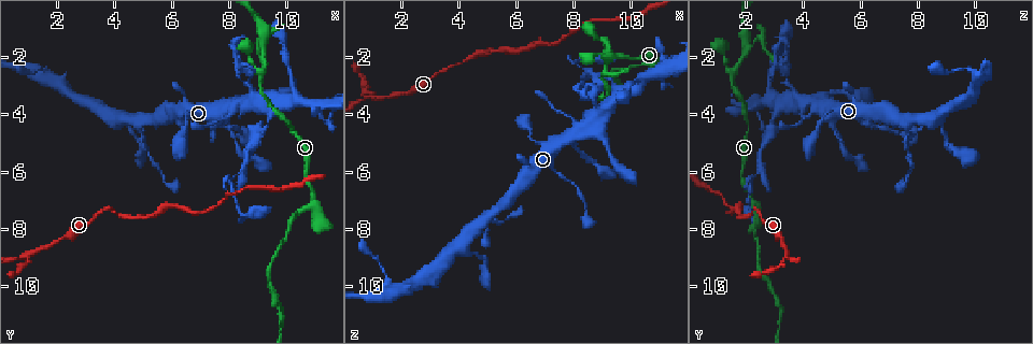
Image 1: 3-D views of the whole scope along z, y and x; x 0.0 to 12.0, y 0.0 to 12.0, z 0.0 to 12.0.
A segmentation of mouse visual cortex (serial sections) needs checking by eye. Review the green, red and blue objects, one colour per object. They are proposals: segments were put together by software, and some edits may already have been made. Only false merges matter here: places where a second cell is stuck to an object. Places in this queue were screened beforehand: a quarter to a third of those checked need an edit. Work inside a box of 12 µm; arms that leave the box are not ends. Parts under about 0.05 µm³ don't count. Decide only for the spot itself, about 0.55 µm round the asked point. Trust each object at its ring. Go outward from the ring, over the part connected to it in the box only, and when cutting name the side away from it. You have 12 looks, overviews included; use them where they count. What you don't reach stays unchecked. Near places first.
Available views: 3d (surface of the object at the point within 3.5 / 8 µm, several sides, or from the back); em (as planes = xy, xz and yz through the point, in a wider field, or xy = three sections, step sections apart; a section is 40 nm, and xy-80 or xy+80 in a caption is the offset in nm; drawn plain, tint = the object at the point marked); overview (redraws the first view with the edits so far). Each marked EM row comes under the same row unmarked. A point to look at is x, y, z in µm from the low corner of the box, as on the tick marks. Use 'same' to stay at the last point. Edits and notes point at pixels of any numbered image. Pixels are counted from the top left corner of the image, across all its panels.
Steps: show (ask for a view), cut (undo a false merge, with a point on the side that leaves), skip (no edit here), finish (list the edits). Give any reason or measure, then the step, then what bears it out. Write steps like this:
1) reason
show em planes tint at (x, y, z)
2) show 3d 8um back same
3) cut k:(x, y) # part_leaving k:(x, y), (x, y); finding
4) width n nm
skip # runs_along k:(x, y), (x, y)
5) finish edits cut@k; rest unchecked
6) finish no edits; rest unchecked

three-way junction
show em xy step 2 tint at (9.1, 2.6, 1.5)

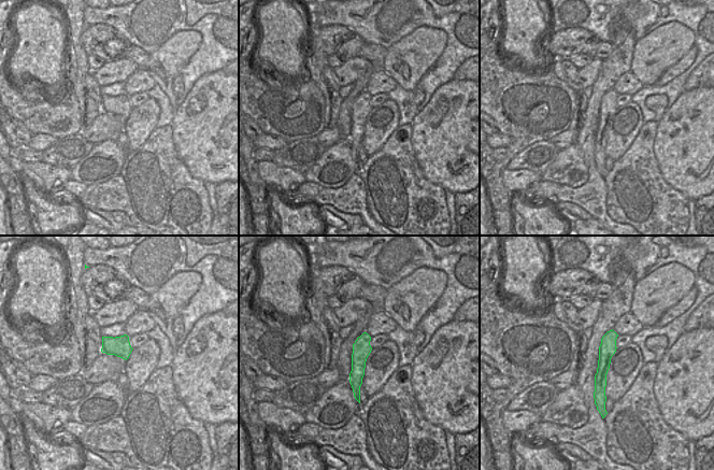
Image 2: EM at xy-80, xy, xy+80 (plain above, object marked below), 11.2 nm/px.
show 3d 3.5um back same

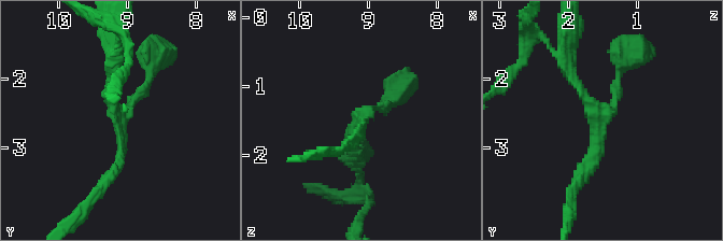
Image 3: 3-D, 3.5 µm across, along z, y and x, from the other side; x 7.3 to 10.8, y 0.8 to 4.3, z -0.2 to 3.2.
arms 3
skip # runs_along 2:(612, 333), (604, 355), (598, 402); continuous, no second cell

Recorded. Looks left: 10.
a narrow waist
show 3d 3.5um at (10.4, 7.6, 2.2)

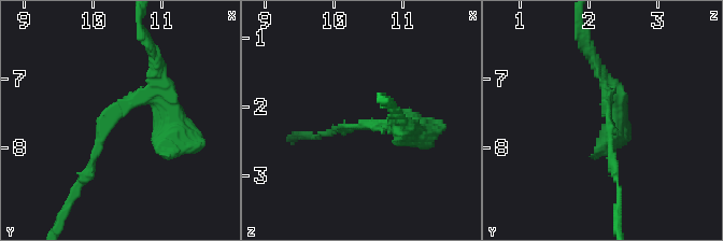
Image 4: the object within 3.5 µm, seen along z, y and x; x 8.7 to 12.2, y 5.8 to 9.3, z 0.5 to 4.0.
arm_widths 100, 200 nm; shape alone is not enough
show em xy step 2 tint at (10.25, 7.60, 2.25)

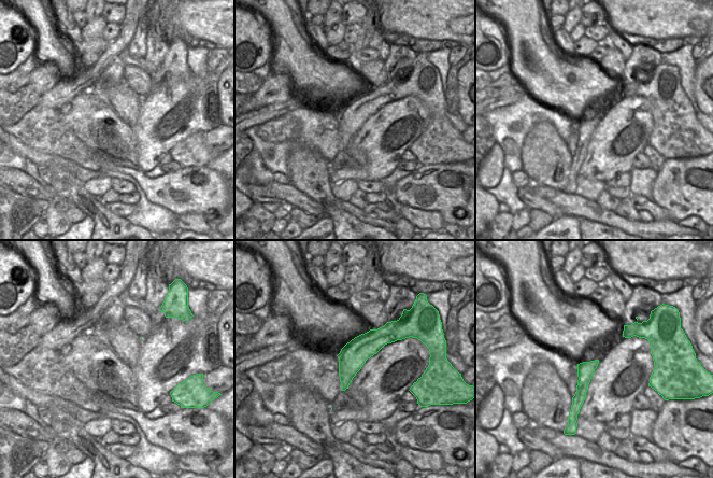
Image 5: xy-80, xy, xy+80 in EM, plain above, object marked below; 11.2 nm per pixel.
skip # runs_along 5:(395, 337), (376, 338), (343, 387); one cell here

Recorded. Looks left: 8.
small branch off a trunk
show 3d 3.5um at (7.8, 4.0, 4.8)

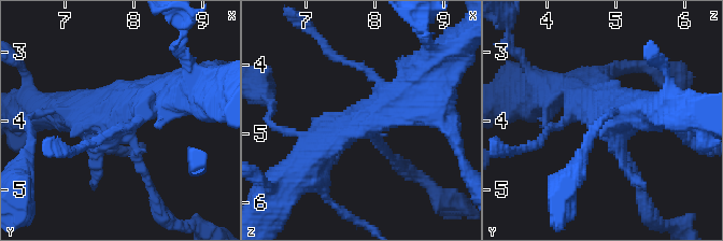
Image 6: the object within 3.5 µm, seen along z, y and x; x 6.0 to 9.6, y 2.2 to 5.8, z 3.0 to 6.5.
show em planes tint at (7.75, 3.95, 4.85)

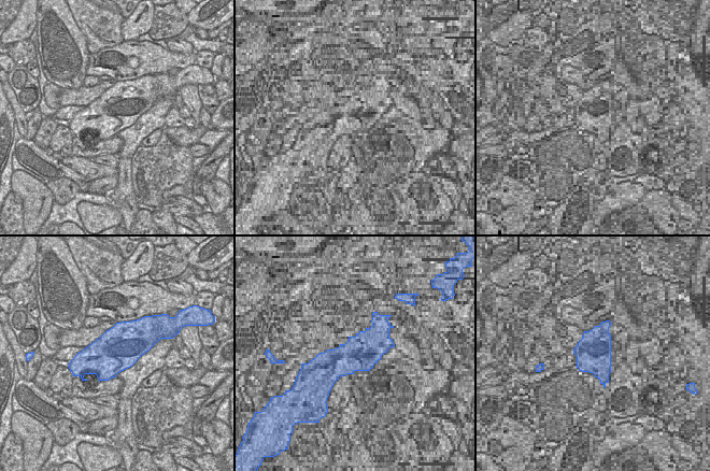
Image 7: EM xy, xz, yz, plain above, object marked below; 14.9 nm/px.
skip # runs_along 6:(305, 168), (411, 94); one cell here

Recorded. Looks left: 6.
thick turns thin
show 3d 3.5um at (9.3, 4.3, 2.9)

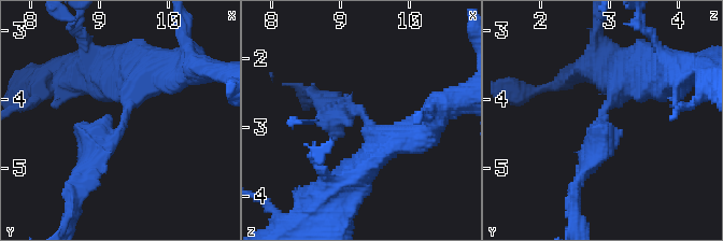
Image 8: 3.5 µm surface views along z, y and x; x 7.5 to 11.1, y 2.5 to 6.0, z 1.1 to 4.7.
arm_widths 300, 450 nm; shape alone is not enough
show em xy step 1 tint at (9.35, 4.35, 2.85)

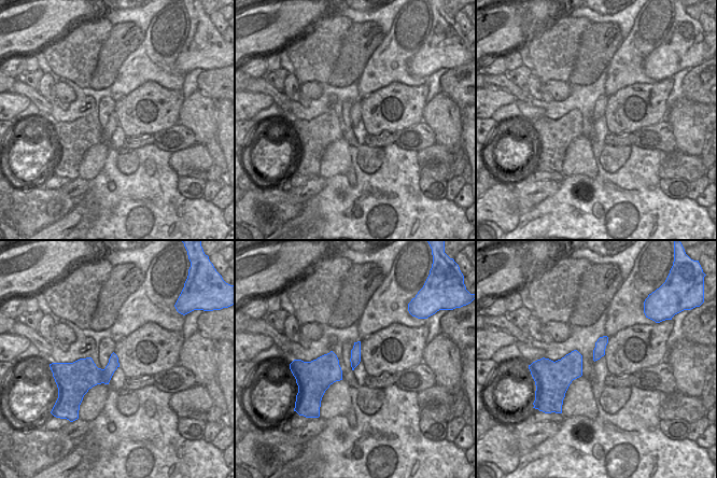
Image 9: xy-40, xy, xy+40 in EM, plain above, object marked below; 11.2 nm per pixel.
cut 8:(327, 119) # part_leaving 8:(364, 114), (330, 117), (311, 93); a second cell is stuck on

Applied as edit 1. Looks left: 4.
show overview

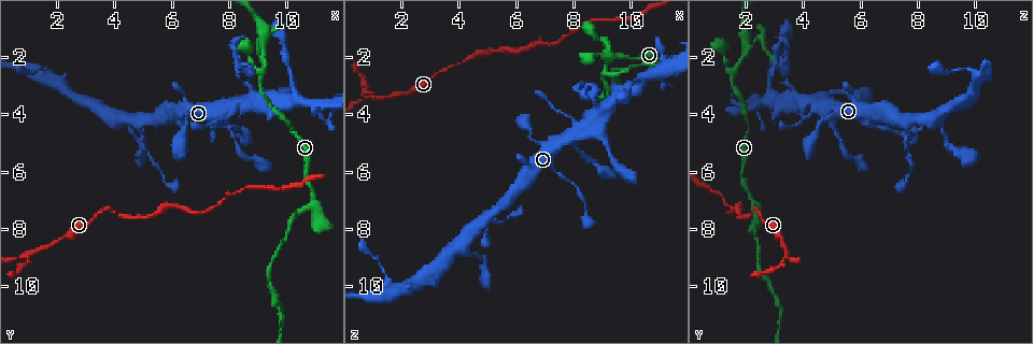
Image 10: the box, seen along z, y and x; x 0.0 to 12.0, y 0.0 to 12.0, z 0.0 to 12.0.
a narrow waist
show 3d 3.5um at (1.0, 8.9, 3.5)

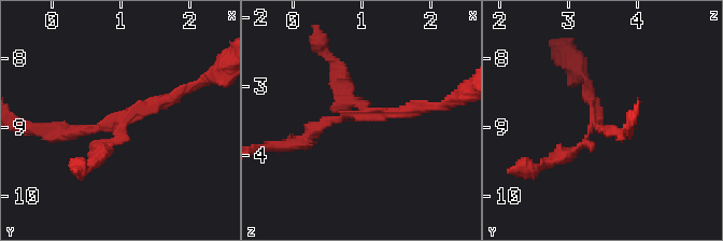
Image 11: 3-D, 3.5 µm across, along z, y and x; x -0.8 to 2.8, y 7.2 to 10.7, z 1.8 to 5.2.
show em xy step 5 tint at (1.05, 8.90, 3.40)

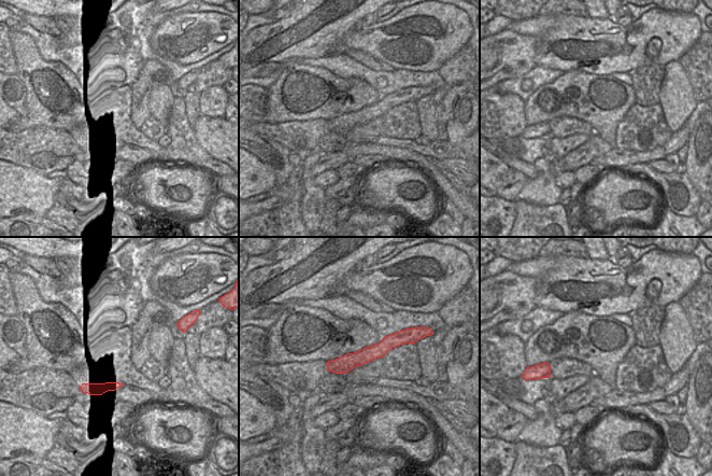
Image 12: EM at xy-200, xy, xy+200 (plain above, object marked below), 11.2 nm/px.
width 190 nm
cut 11:(348, 81) # part_leaving 11:(359, 107), (321, 48), (317, 32); two cells meet here

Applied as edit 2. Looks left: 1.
finish edits cut@8, cut@11; rest unchecked

